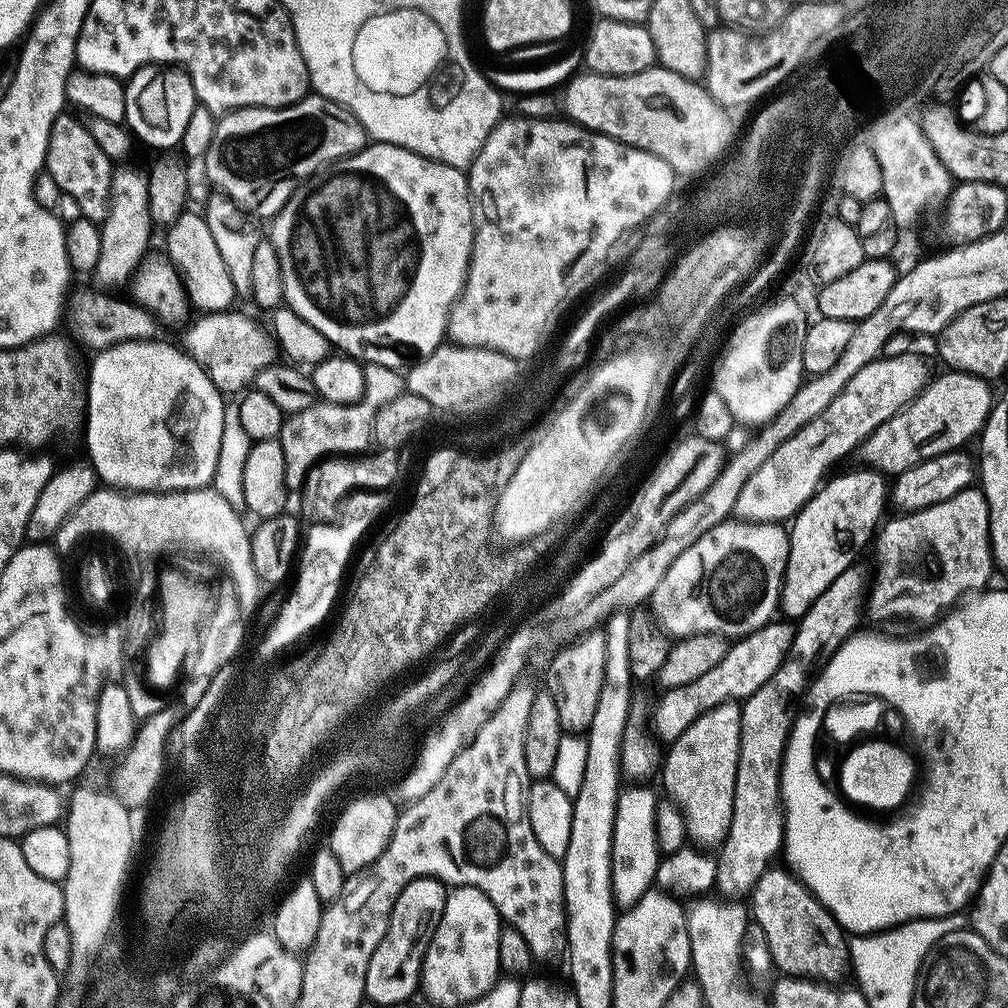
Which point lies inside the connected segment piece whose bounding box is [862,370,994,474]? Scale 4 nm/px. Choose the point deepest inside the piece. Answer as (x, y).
(945, 414)

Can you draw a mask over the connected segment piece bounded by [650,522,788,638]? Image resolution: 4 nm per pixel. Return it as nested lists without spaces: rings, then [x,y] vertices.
[[[725,522],[714,526],[702,538],[698,538],[698,542],[694,542],[694,546],[690,546],[686,550],[682,550],[682,554],[678,554],[678,558],[674,562],[674,566],[670,566],[670,570],[666,570],[666,578],[662,578],[662,582],[658,582],[658,586],[654,586],[650,600],[682,600],[682,590],[686,584],[698,582],[700,578],[700,594],[702,600],[712,600],[716,602],[724,612],[734,614],[734,626],[730,626],[730,638],[739,638],[741,636],[749,636],[751,632],[757,632],[760,628],[764,628],[767,624],[773,623],[774,617],[778,612],[780,602],[780,585],[784,583],[784,571],[786,570],[786,562],[788,561],[788,532],[783,529],[780,524],[746,524],[743,522]]]

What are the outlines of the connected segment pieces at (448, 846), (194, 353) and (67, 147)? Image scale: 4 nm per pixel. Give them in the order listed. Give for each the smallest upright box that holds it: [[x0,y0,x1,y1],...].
[[384,675,566,958],[183,310,274,394],[44,114,114,225]]

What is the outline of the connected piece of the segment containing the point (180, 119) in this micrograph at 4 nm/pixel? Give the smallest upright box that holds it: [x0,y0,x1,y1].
[124,66,198,148]

